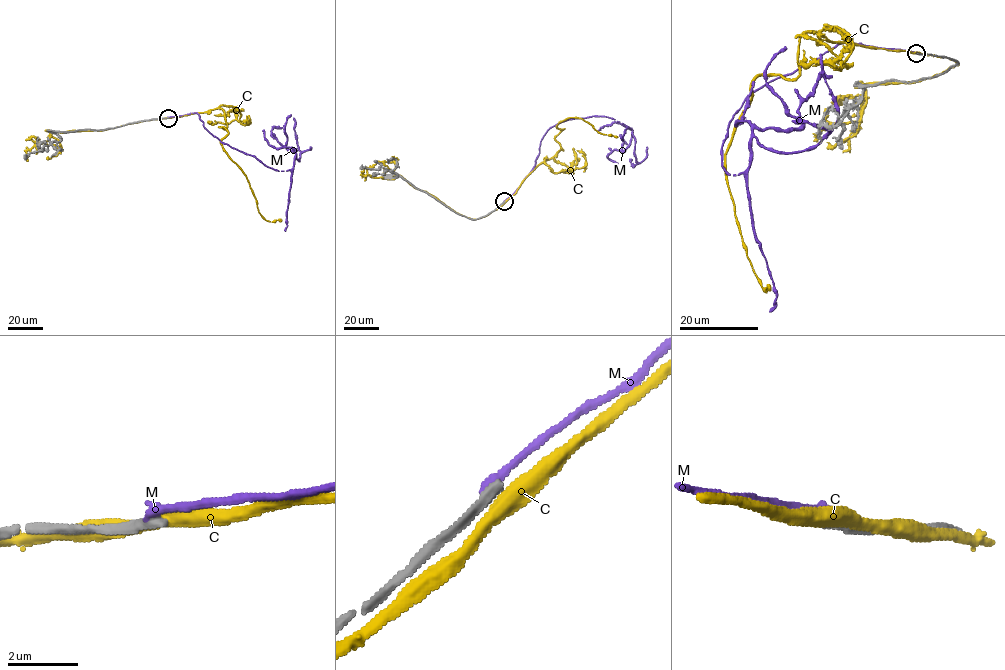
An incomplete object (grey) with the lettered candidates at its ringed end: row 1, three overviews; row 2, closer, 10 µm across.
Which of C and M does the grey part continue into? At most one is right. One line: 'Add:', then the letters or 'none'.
Add: none

